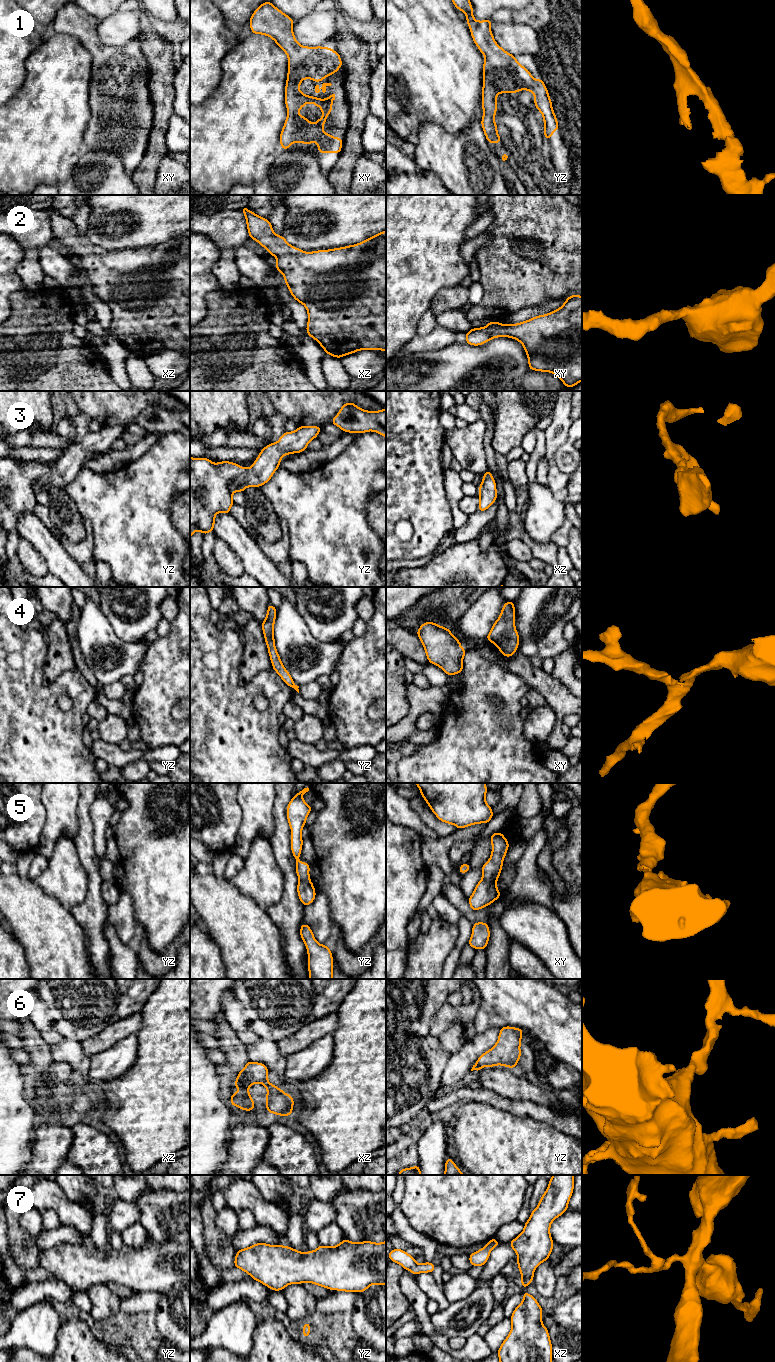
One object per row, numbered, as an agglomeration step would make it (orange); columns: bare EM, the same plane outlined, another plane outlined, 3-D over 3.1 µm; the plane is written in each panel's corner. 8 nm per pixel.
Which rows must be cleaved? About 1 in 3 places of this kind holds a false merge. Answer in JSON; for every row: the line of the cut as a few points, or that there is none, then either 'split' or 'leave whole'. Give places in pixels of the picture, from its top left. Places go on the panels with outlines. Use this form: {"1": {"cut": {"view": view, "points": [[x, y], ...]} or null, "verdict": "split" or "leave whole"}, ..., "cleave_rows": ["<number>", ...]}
{"1": {"cut": null, "verdict": "leave whole"}, "2": {"cut": null, "verdict": "leave whole"}, "3": {"cut": null, "verdict": "leave whole"}, "4": {"cut": null, "verdict": "leave whole"}, "5": {"cut": {"view": "xy", "points": [[483, 878], [494, 883]]}, "verdict": "split"}, "6": {"cut": null, "verdict": "leave whole"}, "7": {"cut": null, "verdict": "leave whole"}, "cleave_rows": ["5"]}

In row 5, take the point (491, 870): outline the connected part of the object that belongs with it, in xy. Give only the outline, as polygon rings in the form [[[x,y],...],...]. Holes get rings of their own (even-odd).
[[[501,832],[491,835],[492,853],[489,860],[482,866],[482,878],[496,883],[502,870],[503,860],[510,844]]]

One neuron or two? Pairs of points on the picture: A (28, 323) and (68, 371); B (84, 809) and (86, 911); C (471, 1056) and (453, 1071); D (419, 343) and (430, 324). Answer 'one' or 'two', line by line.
A: one
B: one
C: one
D: two

